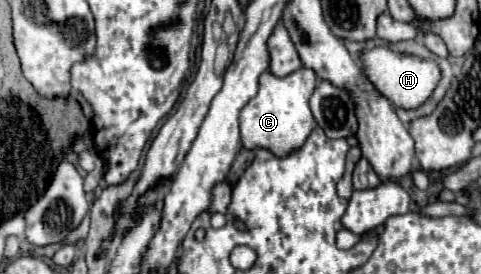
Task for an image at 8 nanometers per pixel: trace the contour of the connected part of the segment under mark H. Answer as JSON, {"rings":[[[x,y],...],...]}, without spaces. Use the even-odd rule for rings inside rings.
{"rings":[[[374,48],[362,54],[362,68],[374,86],[394,102],[396,108],[418,108],[428,100],[432,90],[440,80],[440,68],[434,60],[420,60],[416,56],[406,56],[392,52],[388,48]]]}

